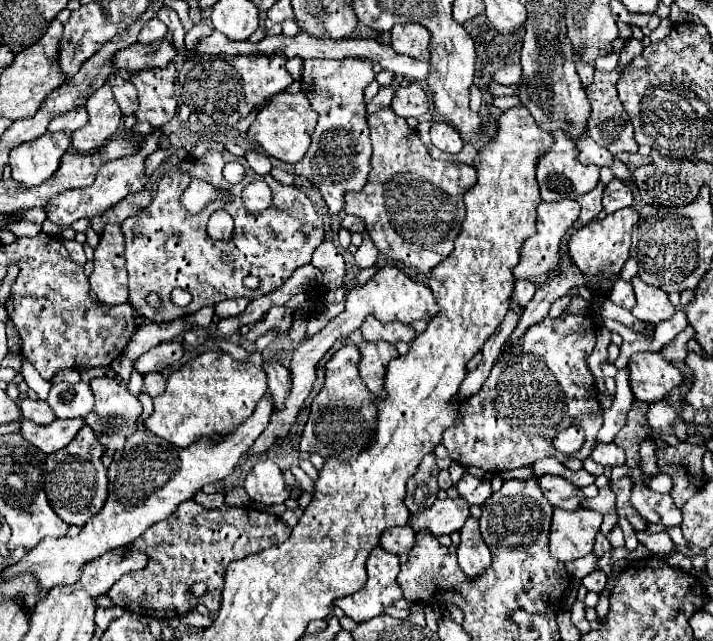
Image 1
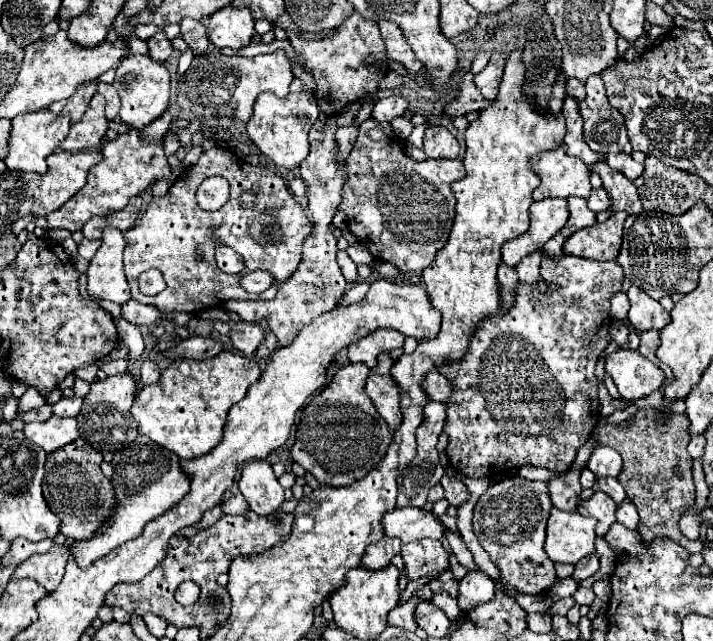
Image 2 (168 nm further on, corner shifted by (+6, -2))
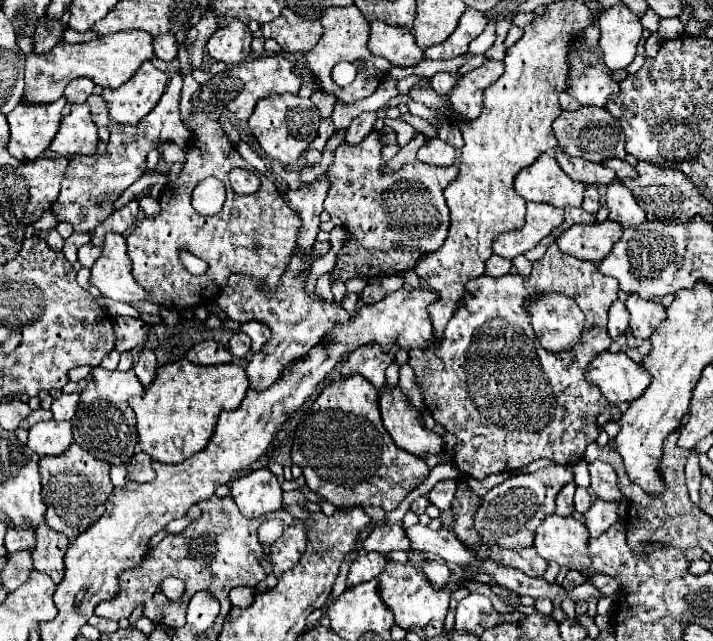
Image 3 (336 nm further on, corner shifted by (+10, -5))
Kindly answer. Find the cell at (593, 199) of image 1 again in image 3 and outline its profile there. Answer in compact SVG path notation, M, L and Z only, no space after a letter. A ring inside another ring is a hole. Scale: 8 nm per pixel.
M568 207L568 209L564 209L564 211L566 211L566 213L564 213L564 223L554 231L556 235L564 233L568 227L572 227L572 225L576 225L576 223L596 223L596 217L594 217L592 213L586 213L584 209Z

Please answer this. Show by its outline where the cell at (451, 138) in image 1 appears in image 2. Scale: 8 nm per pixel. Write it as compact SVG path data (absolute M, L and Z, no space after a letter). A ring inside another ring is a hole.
M430 124L424 134L424 152L428 158L458 158L460 144L448 128Z

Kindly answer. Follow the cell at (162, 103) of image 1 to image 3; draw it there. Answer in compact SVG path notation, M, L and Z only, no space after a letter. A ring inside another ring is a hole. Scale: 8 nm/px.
M150 61L142 63L132 79L118 89L104 89L102 97L108 103L108 115L116 123L136 125L148 115L166 87L166 73L158 71Z

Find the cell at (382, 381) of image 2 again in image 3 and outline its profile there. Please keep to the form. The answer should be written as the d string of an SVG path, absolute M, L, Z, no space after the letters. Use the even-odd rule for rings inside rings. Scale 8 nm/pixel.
M398 387L380 389L380 411L384 427L400 449L416 457L444 453L444 439L424 427L420 411L406 401Z

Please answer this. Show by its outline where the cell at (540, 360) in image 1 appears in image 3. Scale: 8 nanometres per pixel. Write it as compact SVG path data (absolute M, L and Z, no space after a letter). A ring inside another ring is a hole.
M556 243L548 247L542 259L534 261L530 277L520 277L518 273L508 273L504 277L482 275L466 283L466 295L458 303L450 323L446 325L440 347L436 349L410 349L408 365L414 369L416 385L422 389L424 403L436 423L446 431L454 433L458 443L454 447L454 465L460 473L484 479L500 471L516 471L526 467L536 459L552 459L558 465L576 465L586 451L586 445L596 441L600 425L596 423L604 407L608 407L606 397L598 387L590 385L584 377L586 365L606 351L612 343L606 331L606 319L610 305L618 299L618 283L598 271L592 261L580 261L576 257L564 255ZM554 291L570 295L586 315L586 327L580 341L562 353L552 353L540 349L534 337L530 317L524 311L524 301L528 293Z

